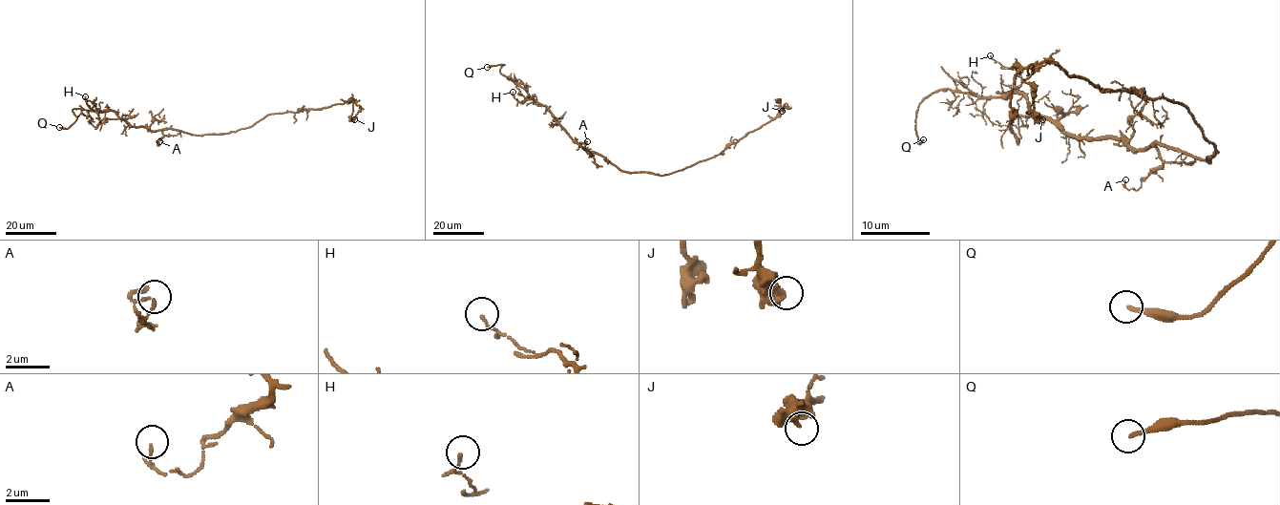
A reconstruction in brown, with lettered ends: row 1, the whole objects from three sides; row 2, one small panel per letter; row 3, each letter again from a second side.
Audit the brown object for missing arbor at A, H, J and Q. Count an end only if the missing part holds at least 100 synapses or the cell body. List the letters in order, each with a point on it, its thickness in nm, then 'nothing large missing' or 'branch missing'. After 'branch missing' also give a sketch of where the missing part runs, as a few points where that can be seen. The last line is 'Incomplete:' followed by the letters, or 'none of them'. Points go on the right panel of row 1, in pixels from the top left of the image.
A: at (1125, 179); 70 nm thick; nothing large missing
H: at (990, 55); 130 nm thick; nothing large missing
J: at (1042, 119); 240 nm thick; nothing large missing
Q: at (923, 139); 200 nm thick; branch missing; missing branch runs (923, 139), (947, 105), (964, 109), (1000, 135), (1008, 131)
Incomplete: Q

